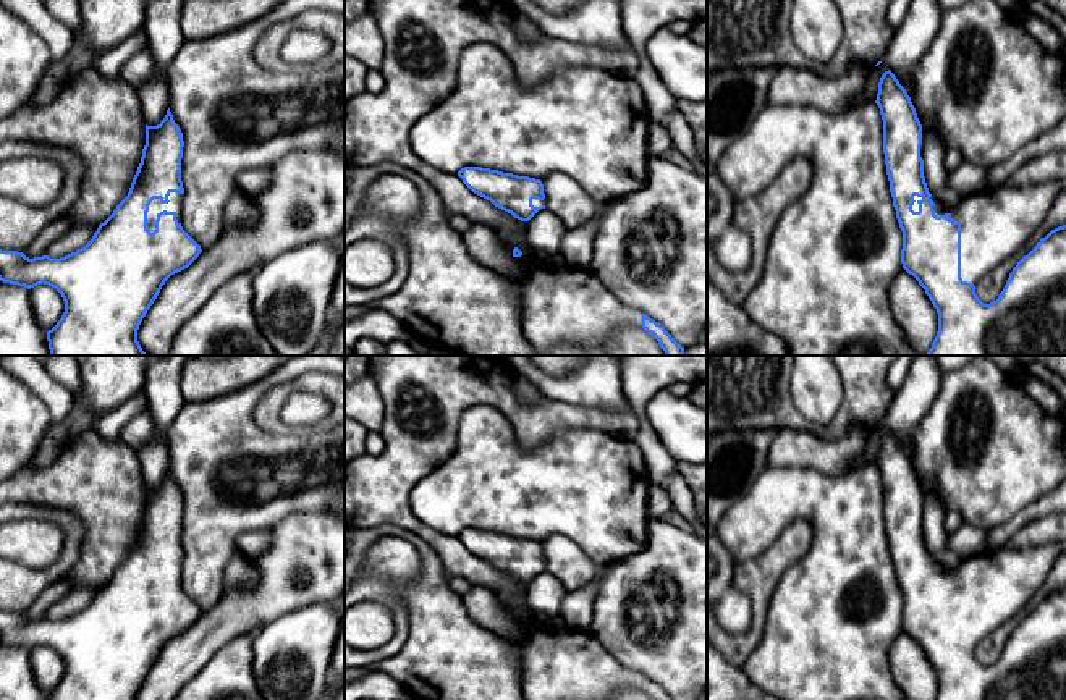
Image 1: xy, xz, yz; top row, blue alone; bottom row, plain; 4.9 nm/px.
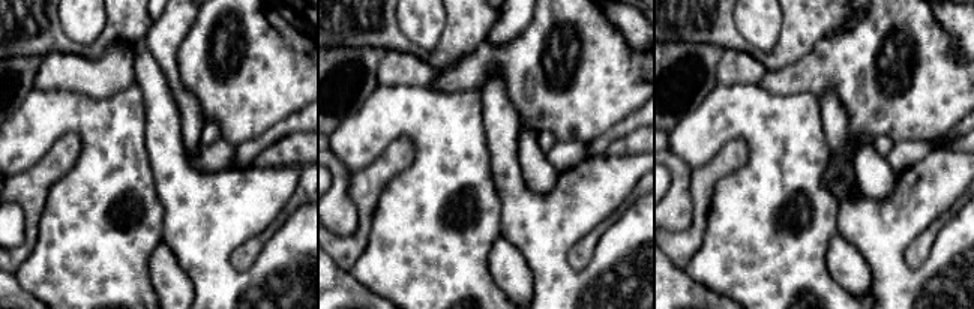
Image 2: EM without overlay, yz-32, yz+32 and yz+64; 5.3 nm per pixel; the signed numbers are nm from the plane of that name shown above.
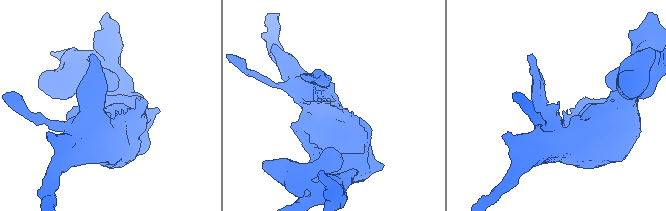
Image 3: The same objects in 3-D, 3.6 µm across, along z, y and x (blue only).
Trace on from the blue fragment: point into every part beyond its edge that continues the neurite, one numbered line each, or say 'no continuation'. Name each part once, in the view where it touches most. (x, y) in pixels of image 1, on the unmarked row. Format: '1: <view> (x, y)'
1: xy (175, 561)

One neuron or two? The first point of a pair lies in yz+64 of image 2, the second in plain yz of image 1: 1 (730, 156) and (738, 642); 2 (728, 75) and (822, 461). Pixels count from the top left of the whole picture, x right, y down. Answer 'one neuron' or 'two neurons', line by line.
1: one neuron
2: one neuron

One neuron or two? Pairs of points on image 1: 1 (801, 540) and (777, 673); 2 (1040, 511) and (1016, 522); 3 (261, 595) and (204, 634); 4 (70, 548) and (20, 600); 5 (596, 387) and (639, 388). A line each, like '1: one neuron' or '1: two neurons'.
1: two neurons
2: one neuron
3: one neuron
4: one neuron
5: two neurons

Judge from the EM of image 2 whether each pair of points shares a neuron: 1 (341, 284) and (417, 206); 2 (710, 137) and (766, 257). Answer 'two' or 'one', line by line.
1: two
2: one

